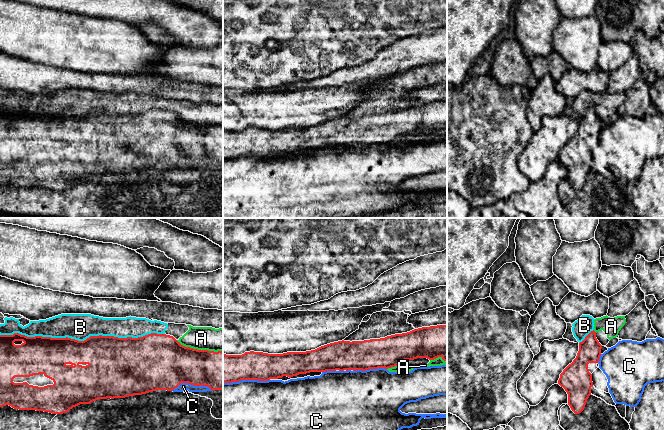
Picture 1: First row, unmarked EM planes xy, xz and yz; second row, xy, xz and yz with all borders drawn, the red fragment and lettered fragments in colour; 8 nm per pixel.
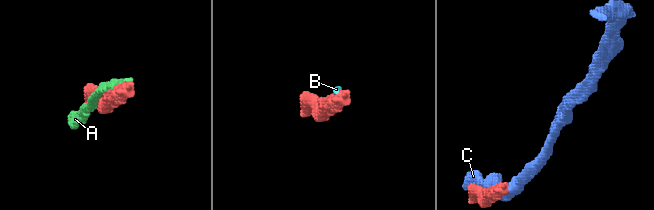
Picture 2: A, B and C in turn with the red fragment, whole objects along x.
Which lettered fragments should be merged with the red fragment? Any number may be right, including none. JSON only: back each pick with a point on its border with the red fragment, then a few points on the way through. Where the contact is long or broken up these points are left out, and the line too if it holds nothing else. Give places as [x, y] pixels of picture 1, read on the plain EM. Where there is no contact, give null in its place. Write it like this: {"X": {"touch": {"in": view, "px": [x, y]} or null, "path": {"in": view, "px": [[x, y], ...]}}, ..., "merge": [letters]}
{"merge": []}

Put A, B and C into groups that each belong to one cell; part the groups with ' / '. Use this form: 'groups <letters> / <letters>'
groups A B / C

